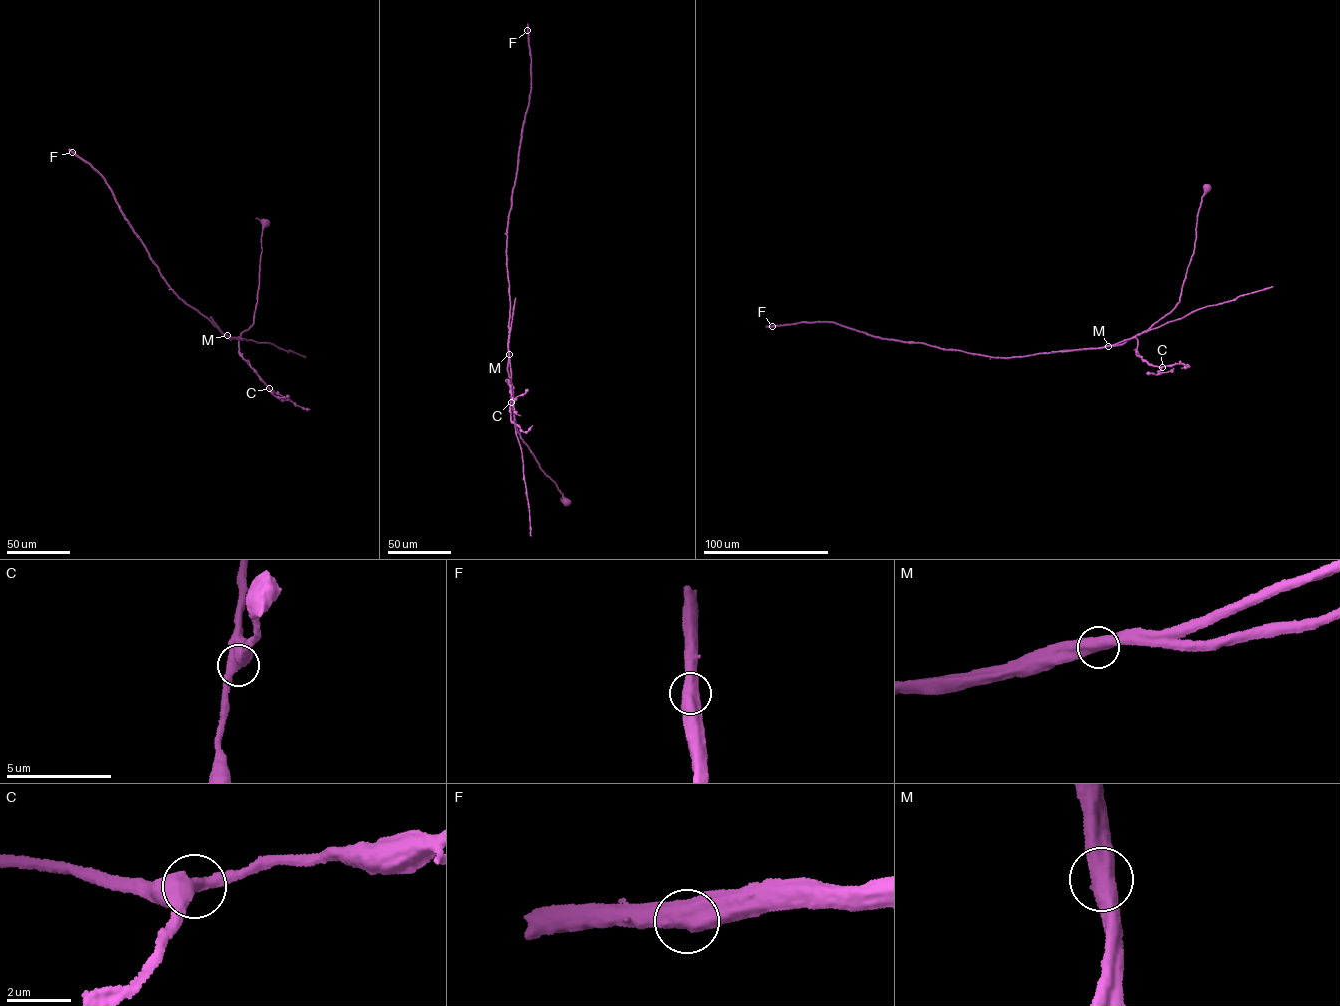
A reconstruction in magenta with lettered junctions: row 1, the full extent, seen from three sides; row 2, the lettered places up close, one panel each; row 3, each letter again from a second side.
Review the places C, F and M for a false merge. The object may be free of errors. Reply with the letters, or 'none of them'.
M

